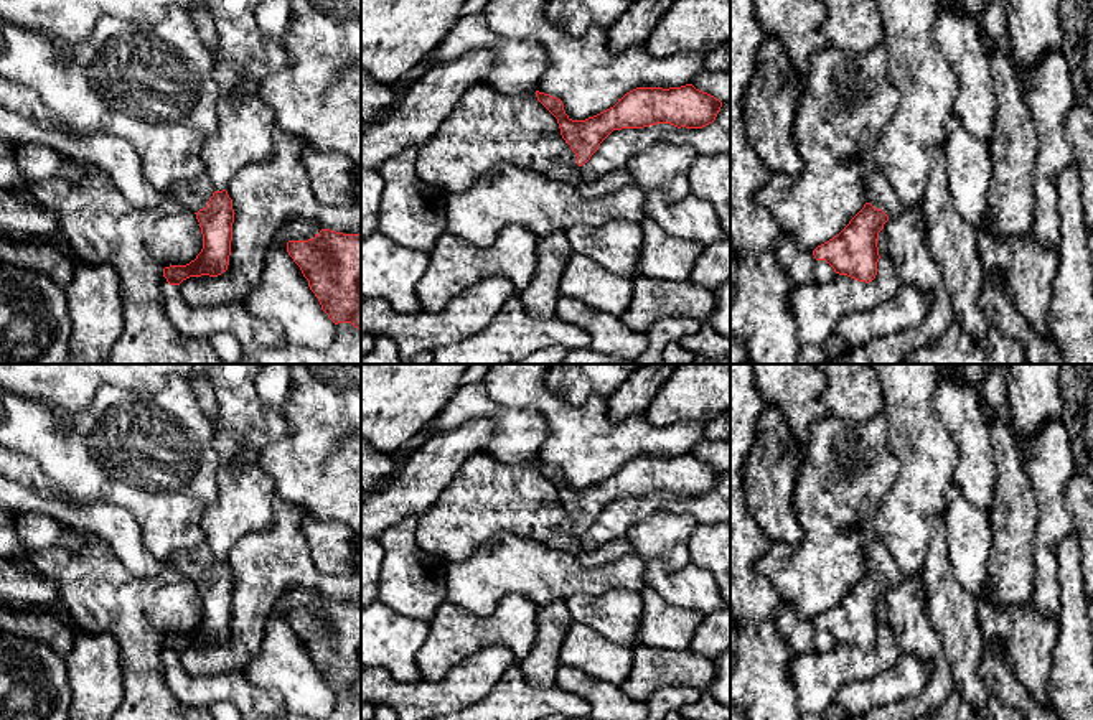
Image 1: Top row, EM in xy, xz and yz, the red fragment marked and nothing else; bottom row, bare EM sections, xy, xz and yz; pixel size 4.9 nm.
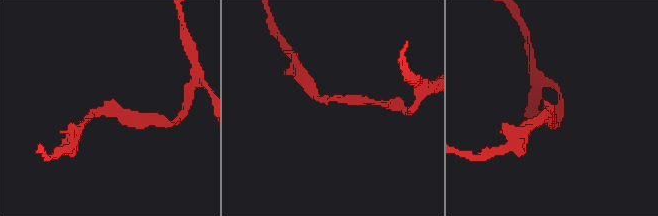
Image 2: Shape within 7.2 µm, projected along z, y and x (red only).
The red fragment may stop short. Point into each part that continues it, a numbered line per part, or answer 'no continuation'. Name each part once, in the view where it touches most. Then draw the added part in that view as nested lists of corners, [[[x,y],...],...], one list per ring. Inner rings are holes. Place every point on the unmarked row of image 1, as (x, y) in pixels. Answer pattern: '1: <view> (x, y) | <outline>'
1: xy (111, 523) | [[[0,476],[0,509],[15,514],[43,512],[73,531],[101,537],[110,544],[120,562],[138,577],[175,568],[186,578],[198,582],[206,577],[216,560],[204,540],[195,550],[160,560],[143,547],[140,526],[124,507],[104,503],[79,506],[71,501],[45,499],[36,491],[5,476]]]

